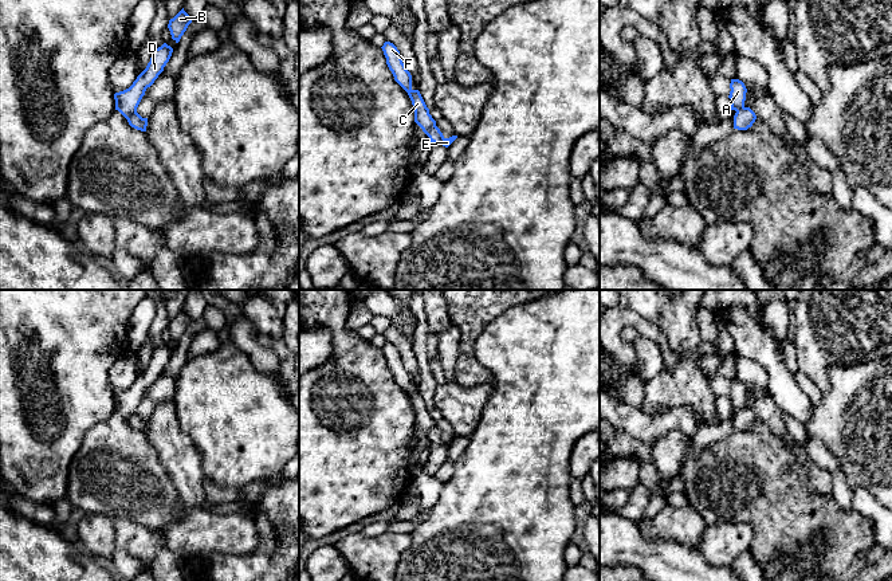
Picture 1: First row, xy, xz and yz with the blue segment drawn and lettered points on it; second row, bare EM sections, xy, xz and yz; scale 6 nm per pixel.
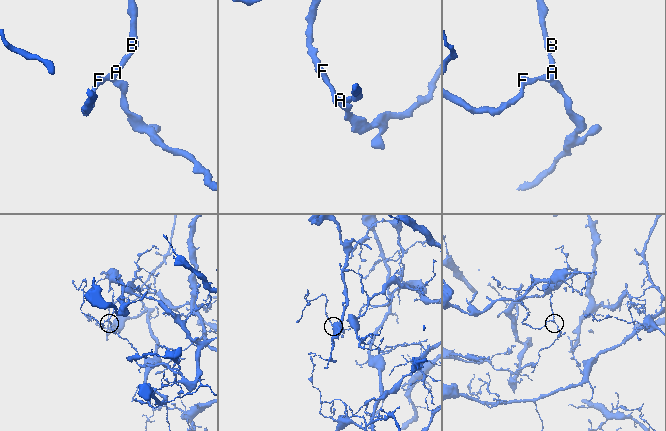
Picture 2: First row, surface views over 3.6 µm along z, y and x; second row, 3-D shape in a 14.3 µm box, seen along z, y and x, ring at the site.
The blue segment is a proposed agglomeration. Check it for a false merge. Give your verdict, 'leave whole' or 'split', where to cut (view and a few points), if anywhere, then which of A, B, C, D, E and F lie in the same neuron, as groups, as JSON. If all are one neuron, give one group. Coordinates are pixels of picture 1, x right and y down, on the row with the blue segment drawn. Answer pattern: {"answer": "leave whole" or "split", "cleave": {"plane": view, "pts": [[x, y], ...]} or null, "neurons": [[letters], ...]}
{"answer": "split", "cleave": {"plane": "xz", "pts": [[435, 125], [428, 136]]}, "neurons": [["A", "B", "C", "D", "F"], ["E"]]}

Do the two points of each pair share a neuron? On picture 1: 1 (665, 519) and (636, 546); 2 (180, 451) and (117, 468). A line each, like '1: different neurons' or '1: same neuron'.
1: different neurons
2: different neurons

